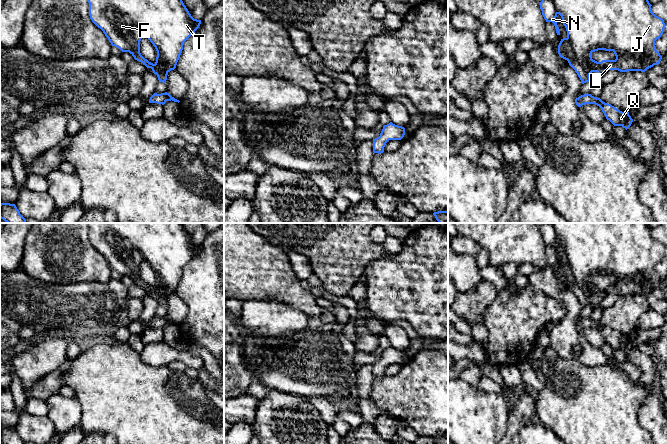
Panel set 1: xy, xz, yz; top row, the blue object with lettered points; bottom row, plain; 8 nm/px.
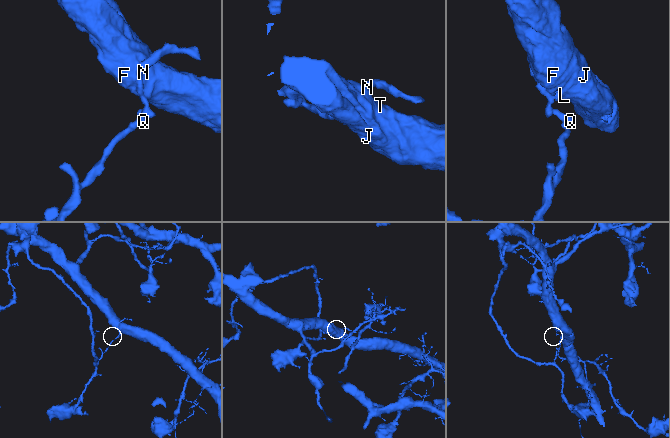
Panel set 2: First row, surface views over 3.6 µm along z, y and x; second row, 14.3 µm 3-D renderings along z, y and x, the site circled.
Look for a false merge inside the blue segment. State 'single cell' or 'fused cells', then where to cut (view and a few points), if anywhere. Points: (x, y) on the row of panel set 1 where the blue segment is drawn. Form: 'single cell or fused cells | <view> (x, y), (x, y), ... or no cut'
fused cells | xz (378, 137), (388, 140)

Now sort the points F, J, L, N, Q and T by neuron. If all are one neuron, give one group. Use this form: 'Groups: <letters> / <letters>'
Groups: F J L N T / Q

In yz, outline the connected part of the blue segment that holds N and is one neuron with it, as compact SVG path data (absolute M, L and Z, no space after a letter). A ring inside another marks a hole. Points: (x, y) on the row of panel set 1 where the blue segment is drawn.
M542 0L539 5L546 22L554 24L557 35L560 35L560 29L556 17L558 14L561 16L567 37L561 39L558 45L558 54L568 61L582 84L591 81L590 74L592 72L597 72L601 76L607 70L645 72L654 65L660 64L662 56L656 50L655 41L662 36L665 23L662 18L652 12L652 5L648 0ZM598 50L613 51L616 59L597 62L592 59L591 54Z

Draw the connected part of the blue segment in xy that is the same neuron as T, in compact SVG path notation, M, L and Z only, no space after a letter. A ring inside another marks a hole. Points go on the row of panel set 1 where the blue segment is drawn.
M88 0L89 16L112 46L129 52L135 60L151 68L159 82L166 83L167 75L176 68L184 42L199 28L201 20L194 19L182 0ZM147 37L157 51L153 64L140 53L140 41Z

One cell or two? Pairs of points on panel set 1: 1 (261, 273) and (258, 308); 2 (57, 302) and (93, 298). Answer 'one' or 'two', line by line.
1: two
2: one

